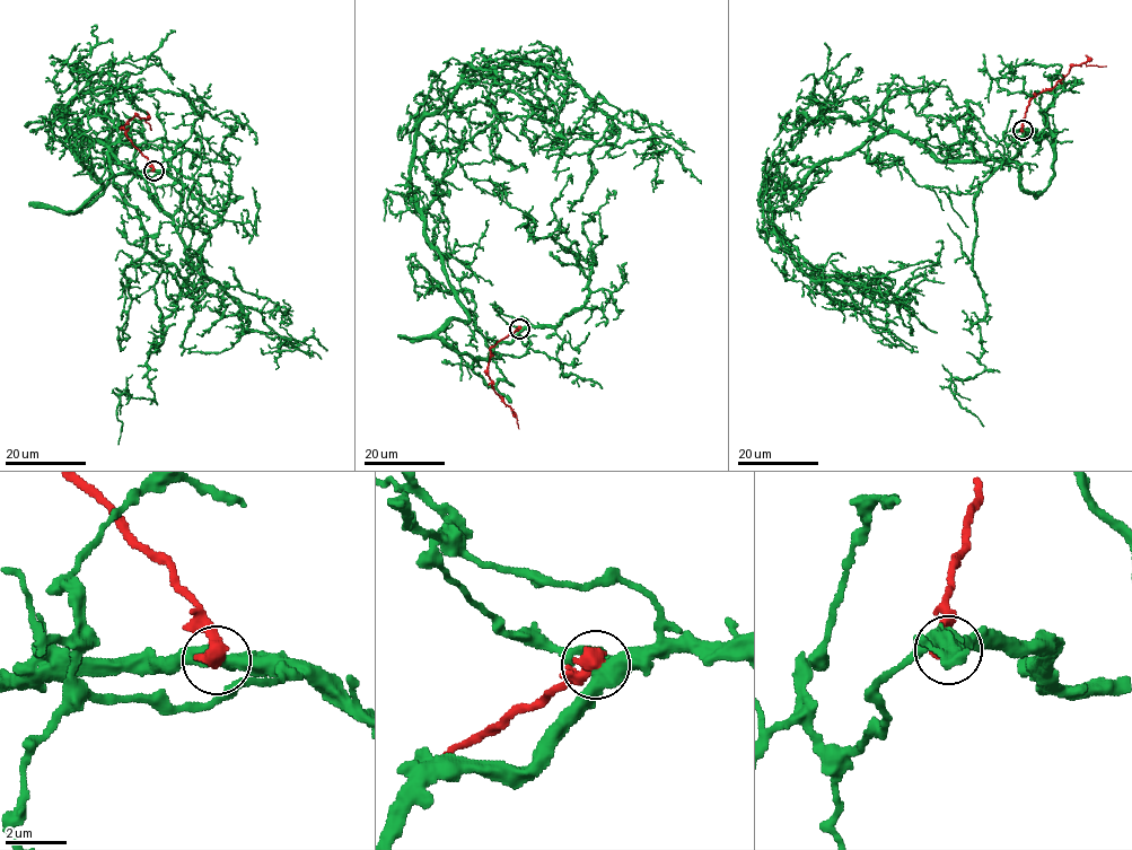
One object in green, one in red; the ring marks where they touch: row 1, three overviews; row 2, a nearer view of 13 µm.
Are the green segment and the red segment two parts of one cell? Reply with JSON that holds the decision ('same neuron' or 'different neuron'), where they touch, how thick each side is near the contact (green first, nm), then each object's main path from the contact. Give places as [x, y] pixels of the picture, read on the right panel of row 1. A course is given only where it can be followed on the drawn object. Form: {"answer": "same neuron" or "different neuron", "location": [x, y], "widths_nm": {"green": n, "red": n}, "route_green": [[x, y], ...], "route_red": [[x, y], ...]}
{"answer": "different neuron", "location": [1023, 130], "widths_nm": {"green": 440, "red": 500}, "route_green": [[1023, 131], [1053, 143], [1038, 193], [1018, 164], [883, 133], [770, 196], [816, 281], [897, 304], [944, 283]], "route_red": [[1023, 131], [1029, 101], [1050, 89], [1073, 66], [1106, 66]]}

